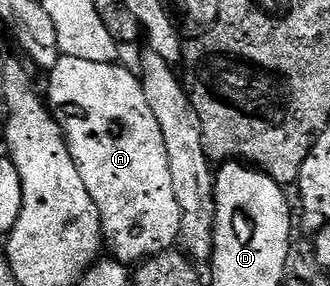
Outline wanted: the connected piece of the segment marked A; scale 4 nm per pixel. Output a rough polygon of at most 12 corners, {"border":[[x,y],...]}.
{"border":[[61,55],[46,102],[107,254],[177,246],[162,129],[119,62]]}

